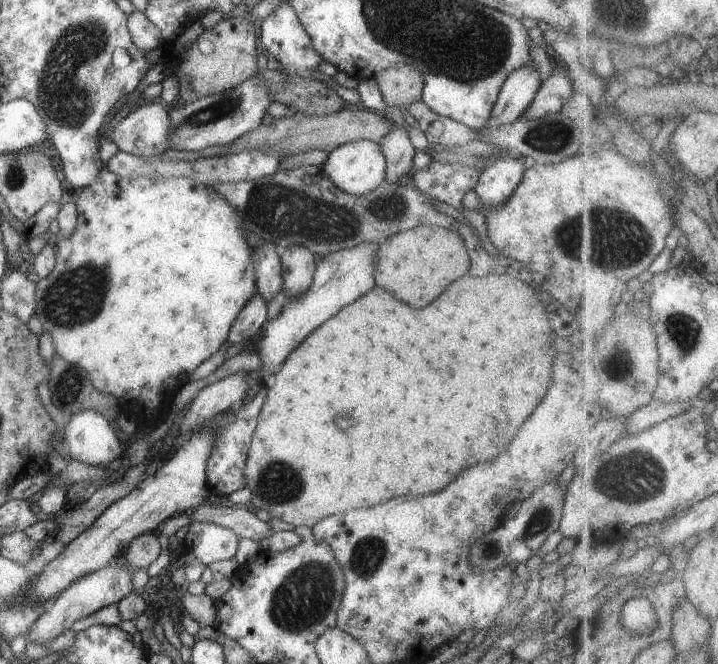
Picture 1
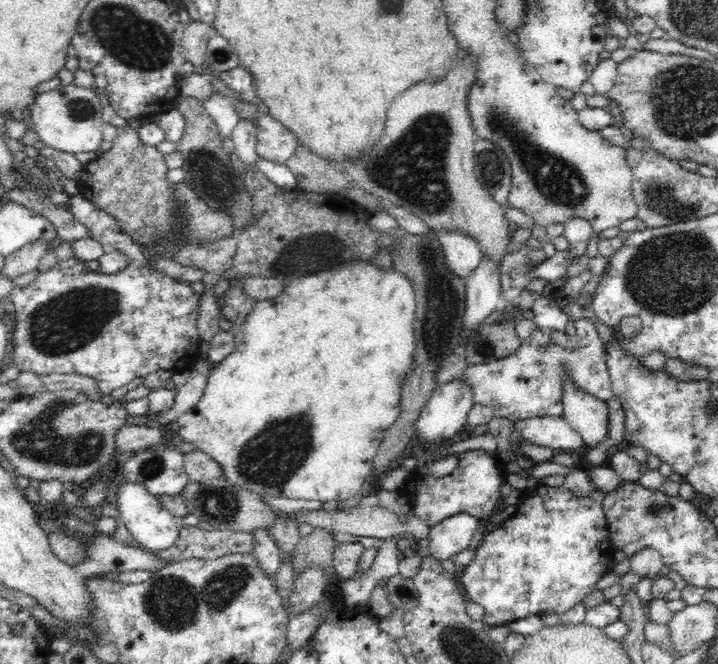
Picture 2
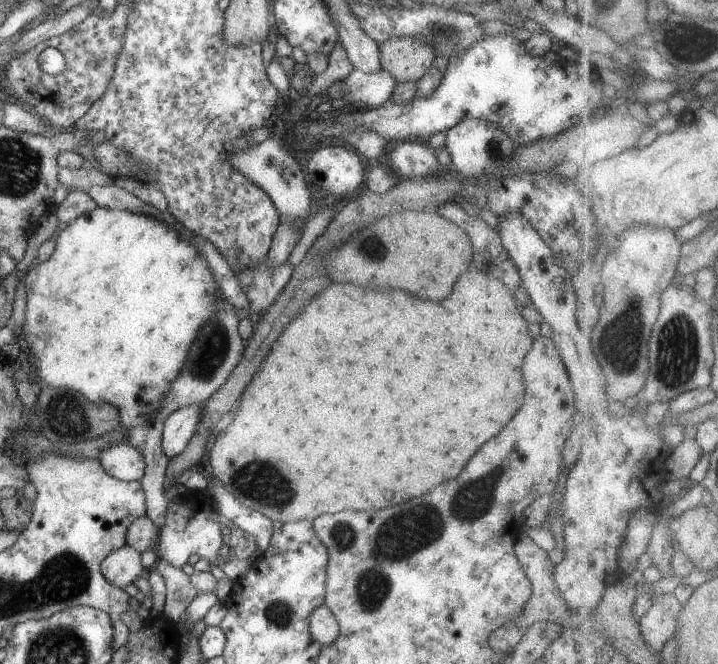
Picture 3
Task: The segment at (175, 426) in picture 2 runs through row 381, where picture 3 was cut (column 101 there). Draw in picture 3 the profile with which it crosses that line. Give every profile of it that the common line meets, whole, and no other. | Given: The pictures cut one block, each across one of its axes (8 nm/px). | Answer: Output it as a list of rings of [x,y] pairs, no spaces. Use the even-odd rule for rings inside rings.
[[[97,207],[72,223],[62,226],[62,229],[56,238],[55,250],[50,259],[34,263],[20,276],[28,301],[26,302],[26,320],[20,340],[25,351],[30,352],[29,361],[32,364],[32,370],[36,370],[35,374],[42,384],[48,384],[52,388],[68,386],[72,388],[72,391],[82,394],[90,403],[107,403],[114,406],[121,414],[122,426],[126,429],[144,425],[153,415],[155,416],[162,396],[179,376],[197,332],[213,316],[214,292],[216,292],[216,297],[222,297],[221,290],[215,284],[204,258],[187,242],[187,239],[164,222],[156,221],[150,216]]]

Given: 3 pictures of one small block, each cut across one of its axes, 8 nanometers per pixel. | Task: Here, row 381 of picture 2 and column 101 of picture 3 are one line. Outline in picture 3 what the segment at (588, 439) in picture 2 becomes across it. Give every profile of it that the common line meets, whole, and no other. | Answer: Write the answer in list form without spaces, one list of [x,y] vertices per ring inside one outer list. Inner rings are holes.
[[[129,545],[114,550],[104,558],[101,565],[101,574],[117,588],[134,583],[142,574],[141,554]]]

